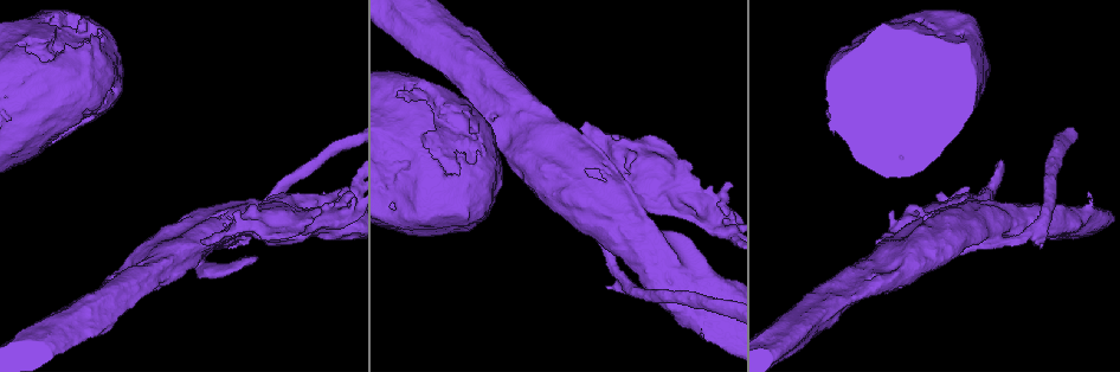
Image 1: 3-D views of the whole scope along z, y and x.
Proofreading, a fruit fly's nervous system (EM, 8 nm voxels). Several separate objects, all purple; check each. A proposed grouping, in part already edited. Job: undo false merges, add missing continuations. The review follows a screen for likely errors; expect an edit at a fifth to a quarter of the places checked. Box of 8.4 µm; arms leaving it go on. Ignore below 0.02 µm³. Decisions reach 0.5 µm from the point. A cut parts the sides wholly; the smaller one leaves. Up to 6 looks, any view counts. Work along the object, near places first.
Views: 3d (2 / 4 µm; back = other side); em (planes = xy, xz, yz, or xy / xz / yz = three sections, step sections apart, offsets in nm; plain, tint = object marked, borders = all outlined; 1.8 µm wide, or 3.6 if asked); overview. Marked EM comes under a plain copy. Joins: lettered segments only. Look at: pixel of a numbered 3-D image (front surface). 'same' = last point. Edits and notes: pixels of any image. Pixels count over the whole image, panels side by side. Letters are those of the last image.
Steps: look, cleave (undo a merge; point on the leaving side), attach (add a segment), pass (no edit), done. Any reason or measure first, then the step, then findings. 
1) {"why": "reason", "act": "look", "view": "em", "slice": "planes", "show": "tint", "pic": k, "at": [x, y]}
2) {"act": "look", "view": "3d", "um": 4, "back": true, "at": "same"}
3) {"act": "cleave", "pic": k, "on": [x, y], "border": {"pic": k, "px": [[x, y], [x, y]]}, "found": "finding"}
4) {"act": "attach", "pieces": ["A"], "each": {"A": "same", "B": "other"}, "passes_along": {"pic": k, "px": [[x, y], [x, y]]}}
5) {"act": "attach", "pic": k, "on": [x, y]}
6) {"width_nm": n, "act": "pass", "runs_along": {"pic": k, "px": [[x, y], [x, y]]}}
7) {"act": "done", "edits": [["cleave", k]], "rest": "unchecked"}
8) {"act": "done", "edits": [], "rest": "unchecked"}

{"why": "branch stops here", "act": "look", "view": "em", "slice": "planes", "show": "tint", "pic": 1, "at": [606, 287]}

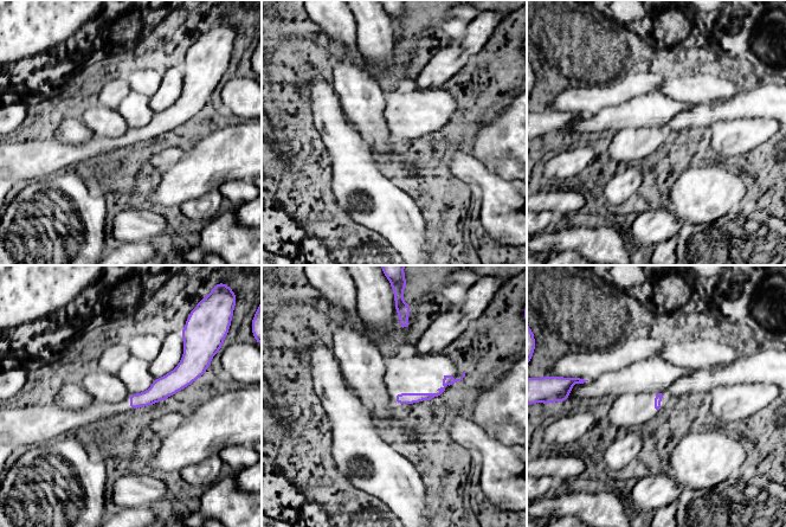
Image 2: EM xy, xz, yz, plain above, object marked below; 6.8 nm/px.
{"act": "look", "view": "em", "slice": "planes", "show": "borders", "at": "same"}

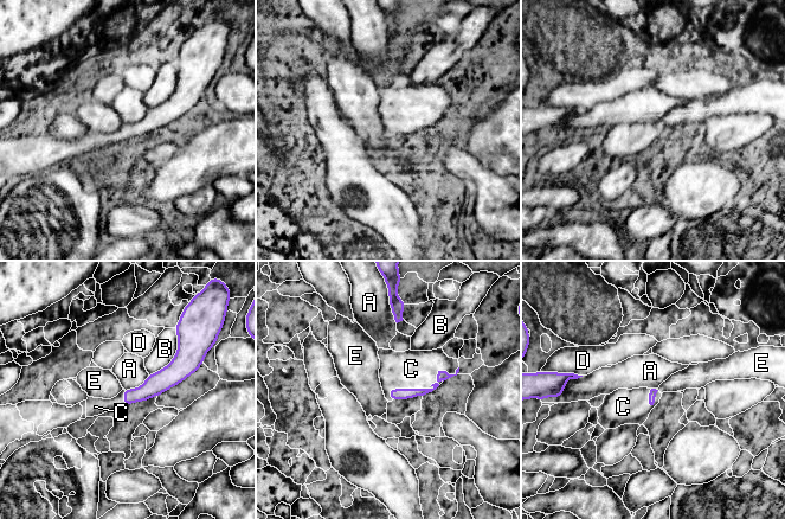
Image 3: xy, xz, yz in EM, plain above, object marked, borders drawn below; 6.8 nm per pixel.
{"act": "attach", "pieces": ["C"], "each": {"A": "other", "B": "other", "C": "same", "D": "other", "E": "other"}, "found": "the neuron continues"}

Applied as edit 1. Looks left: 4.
{"why": "stops while still wide", "act": "look", "view": "3d", "um": 4, "pic": 1, "at": [961, 188]}

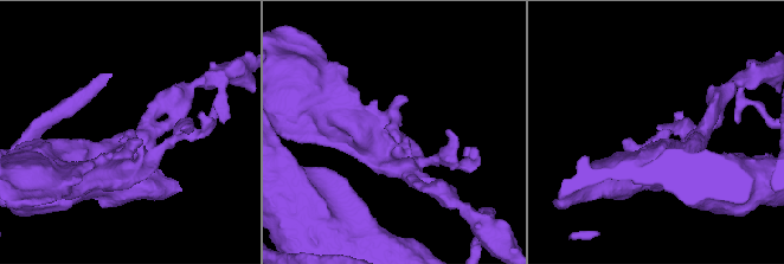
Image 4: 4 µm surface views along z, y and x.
{"act": "look", "view": "em", "um": 3.6, "slice": "yz", "step": 8, "show": "borders", "pic": 4, "at": [132, 132]}

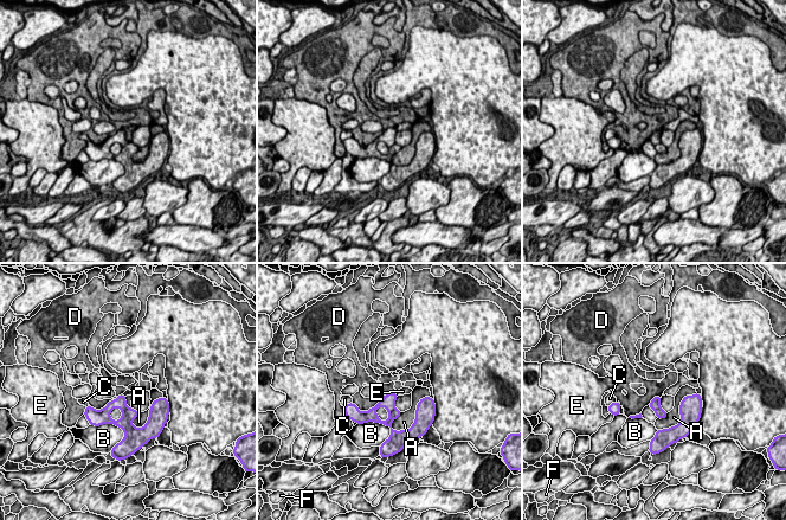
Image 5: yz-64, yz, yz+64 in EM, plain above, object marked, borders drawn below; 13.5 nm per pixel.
{"act": "pass", "each": {"A": "other", "B": "other", "C": "other", "D": "other", "E": "other", "F": "other"}, "runs_along": {"pic": 5, "px": [[158, 402], [141, 428], [96, 412]]}, "found": "none of them fits"}

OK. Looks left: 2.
{"why": "branch stops here", "act": "look", "view": "em", "slice": "planes", "show": "borders", "pic": 1, "at": [322, 193]}

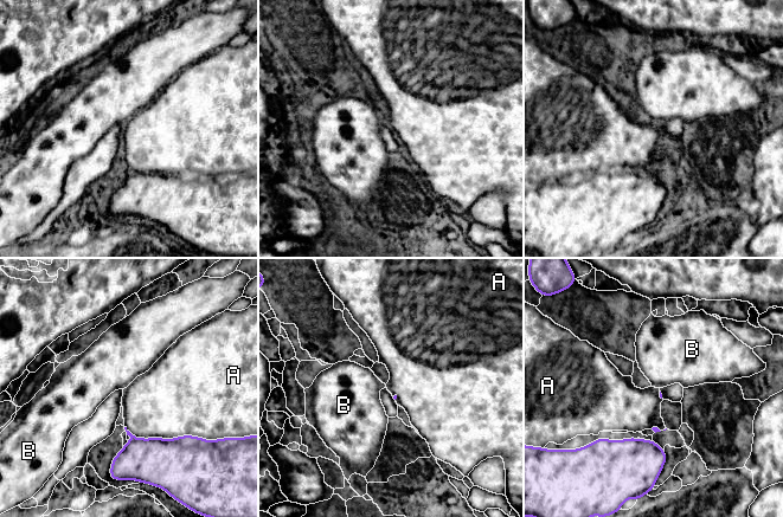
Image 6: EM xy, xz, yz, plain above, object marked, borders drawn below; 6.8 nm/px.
{"act": "pass", "each": {"A": "other", "B": "other"}, "found": "none of them fits"}

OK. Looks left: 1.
{"act": "done", "edits": [["attach", 3]], "rest": "unchecked"}

